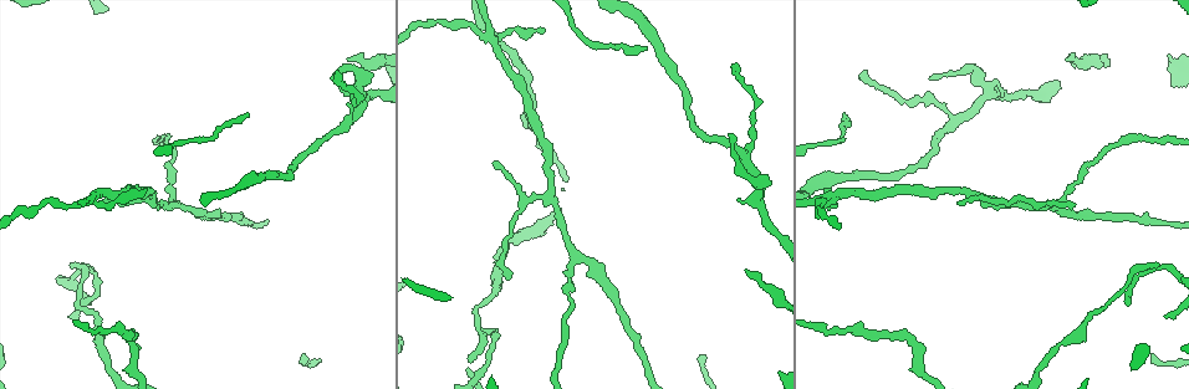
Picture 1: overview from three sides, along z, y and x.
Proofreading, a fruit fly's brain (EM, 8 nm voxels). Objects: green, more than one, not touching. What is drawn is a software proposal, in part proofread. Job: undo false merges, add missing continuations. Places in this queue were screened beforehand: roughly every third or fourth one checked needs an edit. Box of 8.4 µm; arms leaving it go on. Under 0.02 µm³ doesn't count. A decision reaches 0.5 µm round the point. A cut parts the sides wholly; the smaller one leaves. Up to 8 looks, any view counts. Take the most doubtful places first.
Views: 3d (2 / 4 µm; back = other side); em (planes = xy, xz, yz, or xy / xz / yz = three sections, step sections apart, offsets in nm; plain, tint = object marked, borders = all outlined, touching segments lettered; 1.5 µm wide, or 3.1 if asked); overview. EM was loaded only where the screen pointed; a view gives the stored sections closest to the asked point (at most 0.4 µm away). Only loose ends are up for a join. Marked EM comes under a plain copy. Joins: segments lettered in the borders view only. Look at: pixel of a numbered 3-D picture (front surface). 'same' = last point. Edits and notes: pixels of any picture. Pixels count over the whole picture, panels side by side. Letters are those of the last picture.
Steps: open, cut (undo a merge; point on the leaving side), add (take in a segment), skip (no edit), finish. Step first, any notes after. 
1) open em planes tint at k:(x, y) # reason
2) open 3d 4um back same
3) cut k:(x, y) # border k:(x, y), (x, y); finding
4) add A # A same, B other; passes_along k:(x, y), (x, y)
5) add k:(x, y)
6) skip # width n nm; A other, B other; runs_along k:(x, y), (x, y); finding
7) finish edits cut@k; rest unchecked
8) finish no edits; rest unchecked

open 3d 2um at 1:(492, 36) # three arms meet

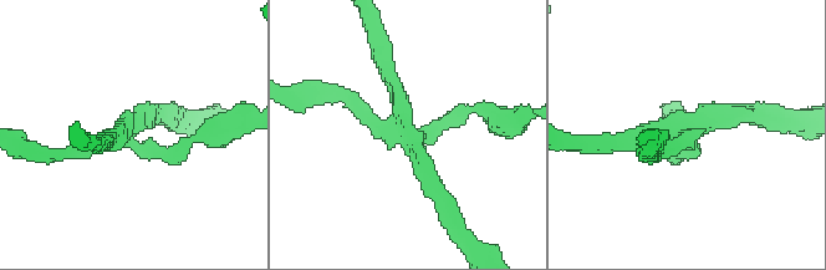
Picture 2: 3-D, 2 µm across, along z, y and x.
open em planes tint at 2:(686, 136) # now the EM

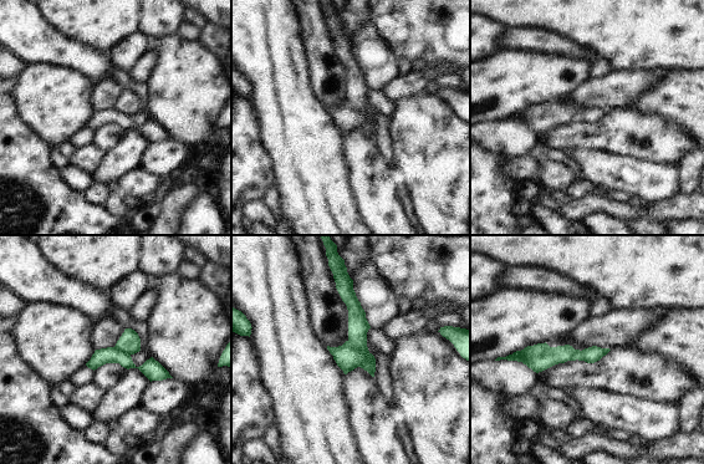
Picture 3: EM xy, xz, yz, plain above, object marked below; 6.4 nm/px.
open em planes borders same

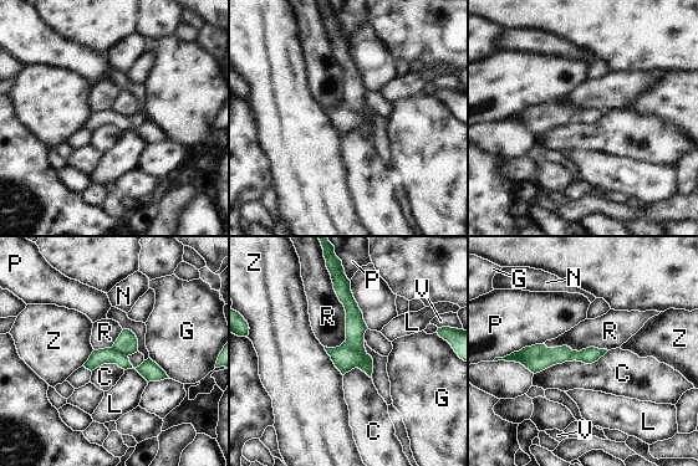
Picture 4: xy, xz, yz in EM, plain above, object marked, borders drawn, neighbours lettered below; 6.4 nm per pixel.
cut 4:(345, 359) # C other, G other, L other, N other, P other, R other, V other, Z other; part_leaving 4:(88, 364), (118, 358), (163, 375); two neurons meet here

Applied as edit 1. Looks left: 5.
open 3d 4um at 1:(485, 361) # abrupt turn

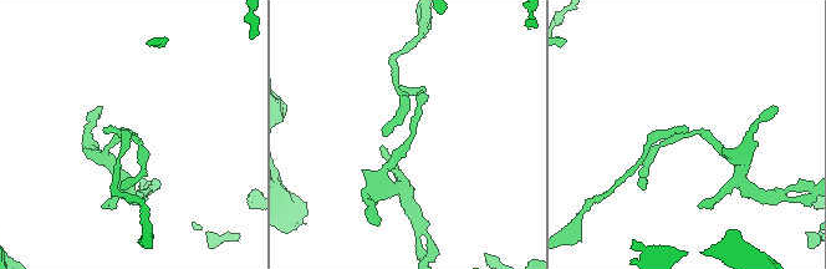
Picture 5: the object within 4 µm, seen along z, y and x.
open em yz step 4 tint at 5:(133, 133) # shape alone is not enough

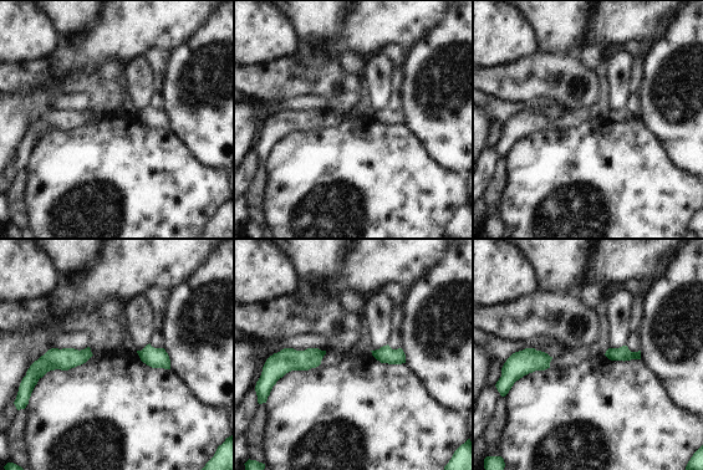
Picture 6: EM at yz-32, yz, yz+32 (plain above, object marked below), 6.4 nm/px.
open em yz step 4 borders same # see the neighbours

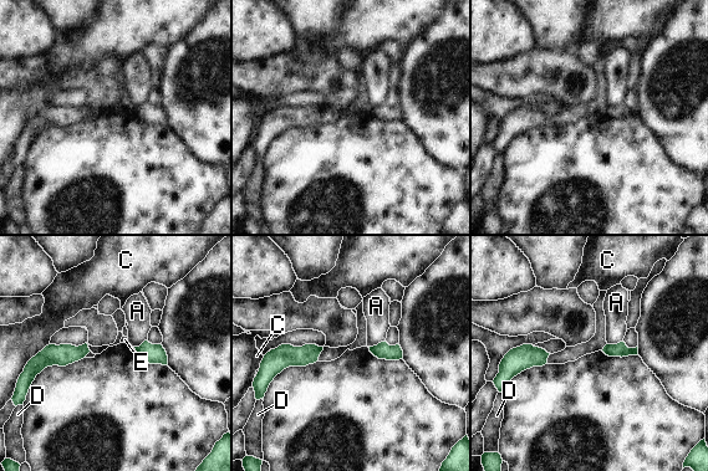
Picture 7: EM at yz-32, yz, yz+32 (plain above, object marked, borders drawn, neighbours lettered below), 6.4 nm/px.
skip # width 80 nm; A other, C other, D other, E other; border 7:(324, 347), (316, 361); continuous, no second neuron

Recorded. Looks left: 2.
open 3d 2um at 1:(867, 70) # free end

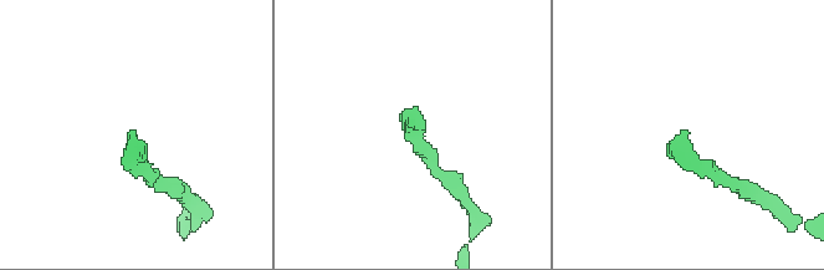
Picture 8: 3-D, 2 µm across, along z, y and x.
open em planes borders at 8:(688, 130) # need the tissue

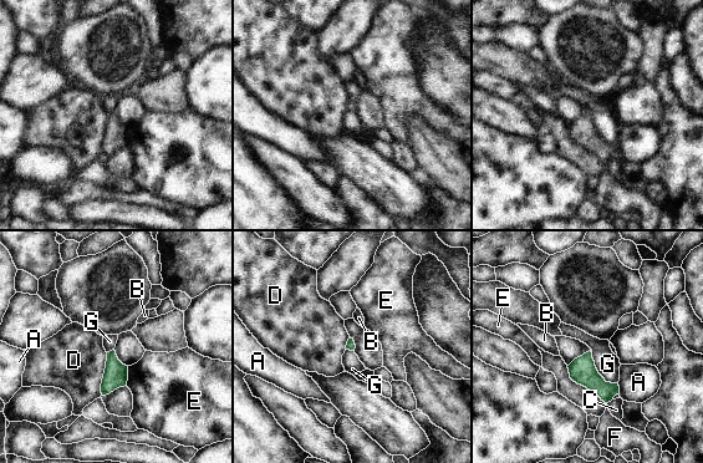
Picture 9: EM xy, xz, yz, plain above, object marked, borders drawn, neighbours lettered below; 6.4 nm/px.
skip # A other, B other, C other, D other, E other, F other, G other; none of them fits

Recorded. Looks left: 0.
finish edits cut@4; rest unchecked

